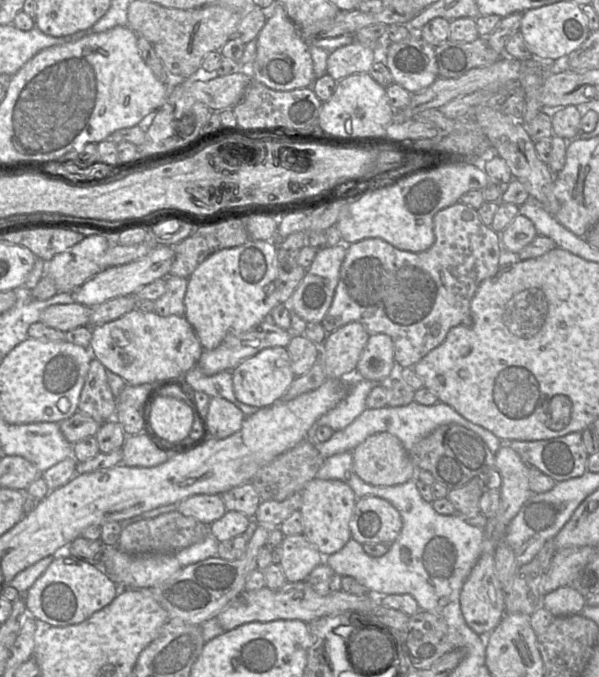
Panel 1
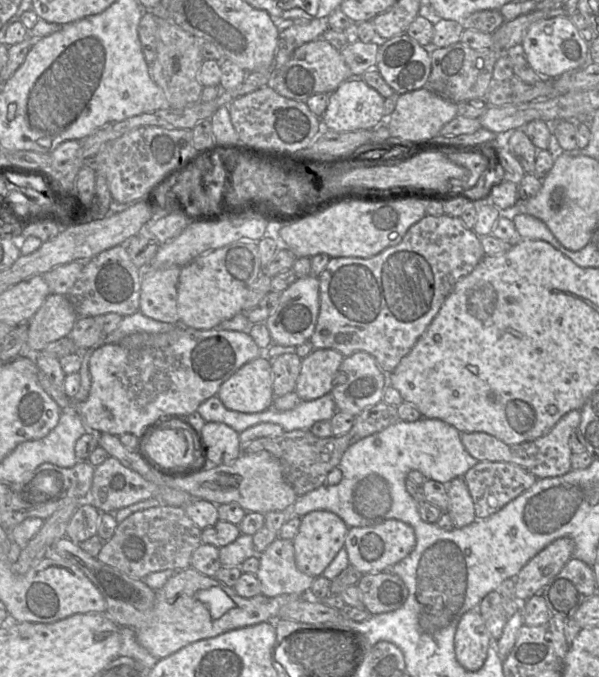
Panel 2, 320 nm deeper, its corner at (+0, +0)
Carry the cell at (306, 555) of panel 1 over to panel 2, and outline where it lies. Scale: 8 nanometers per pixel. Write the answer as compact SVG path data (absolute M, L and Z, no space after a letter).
M277 537L261 554L260 566L255 574L261 583L261 594L267 597L279 595L307 595L314 582L313 577L301 572L295 561L295 550L292 540Z

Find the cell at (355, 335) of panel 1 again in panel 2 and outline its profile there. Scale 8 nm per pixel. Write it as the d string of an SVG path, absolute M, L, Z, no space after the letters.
M314 349L303 358L295 387L299 398L309 401L330 393L335 375L344 358L333 349Z

